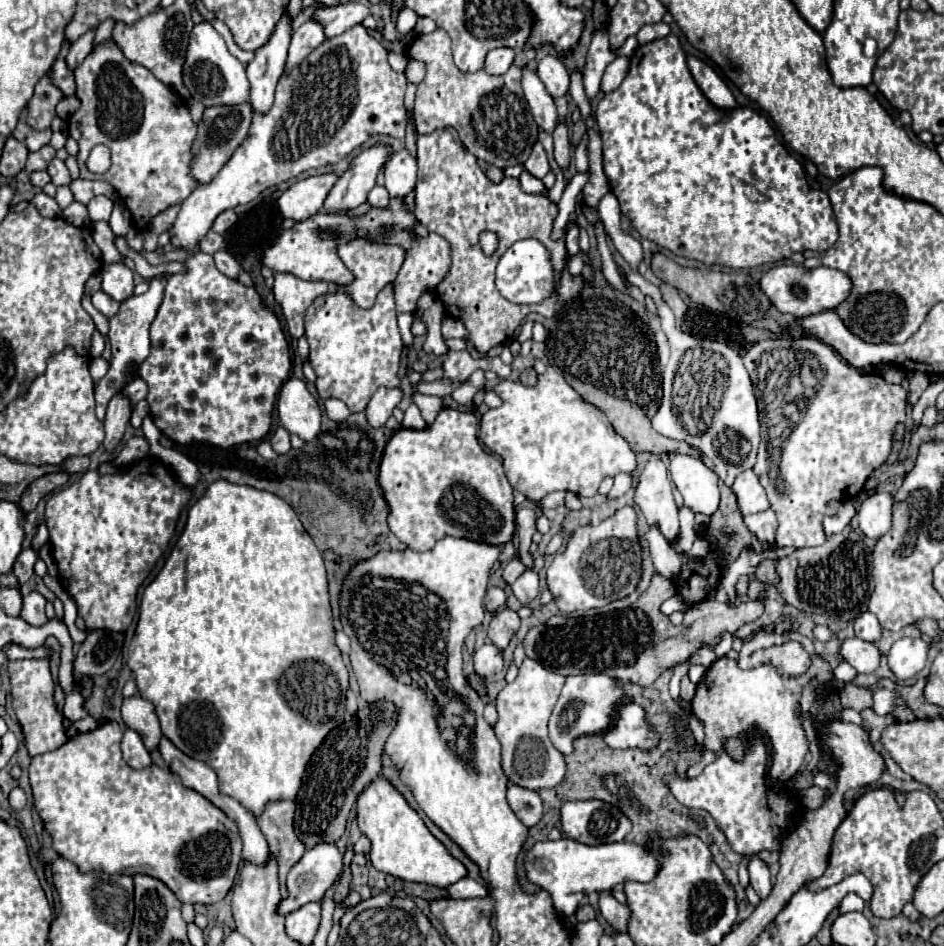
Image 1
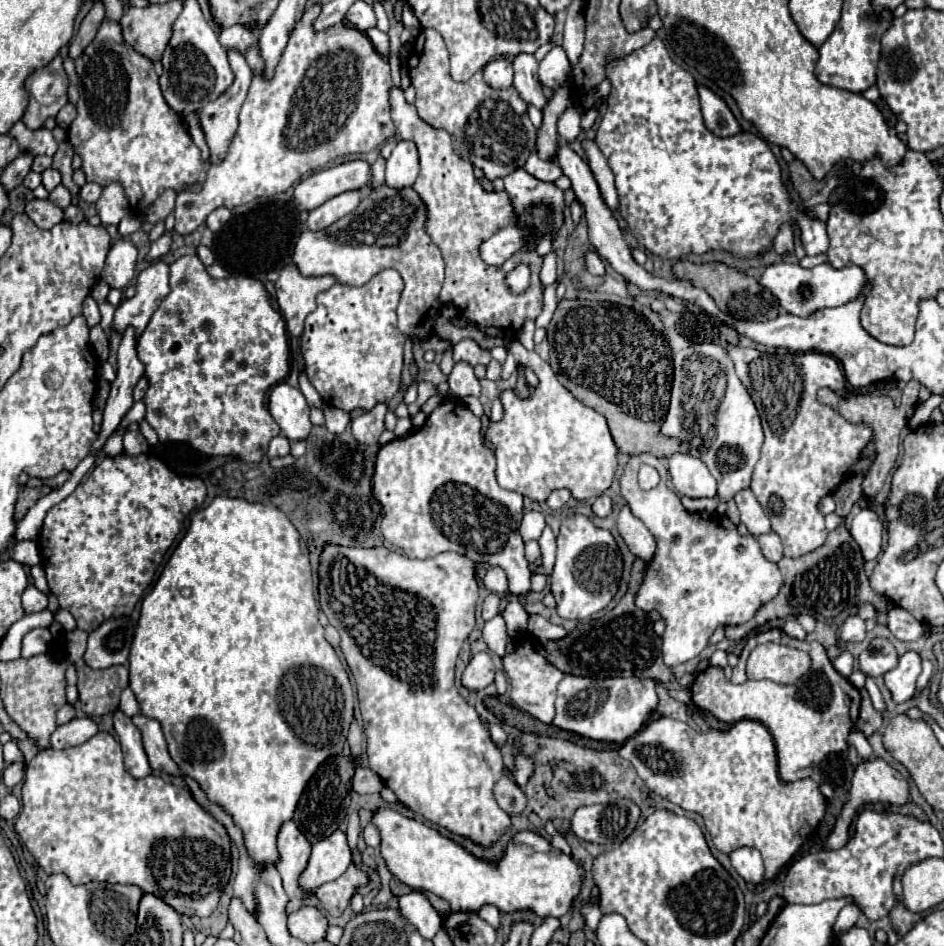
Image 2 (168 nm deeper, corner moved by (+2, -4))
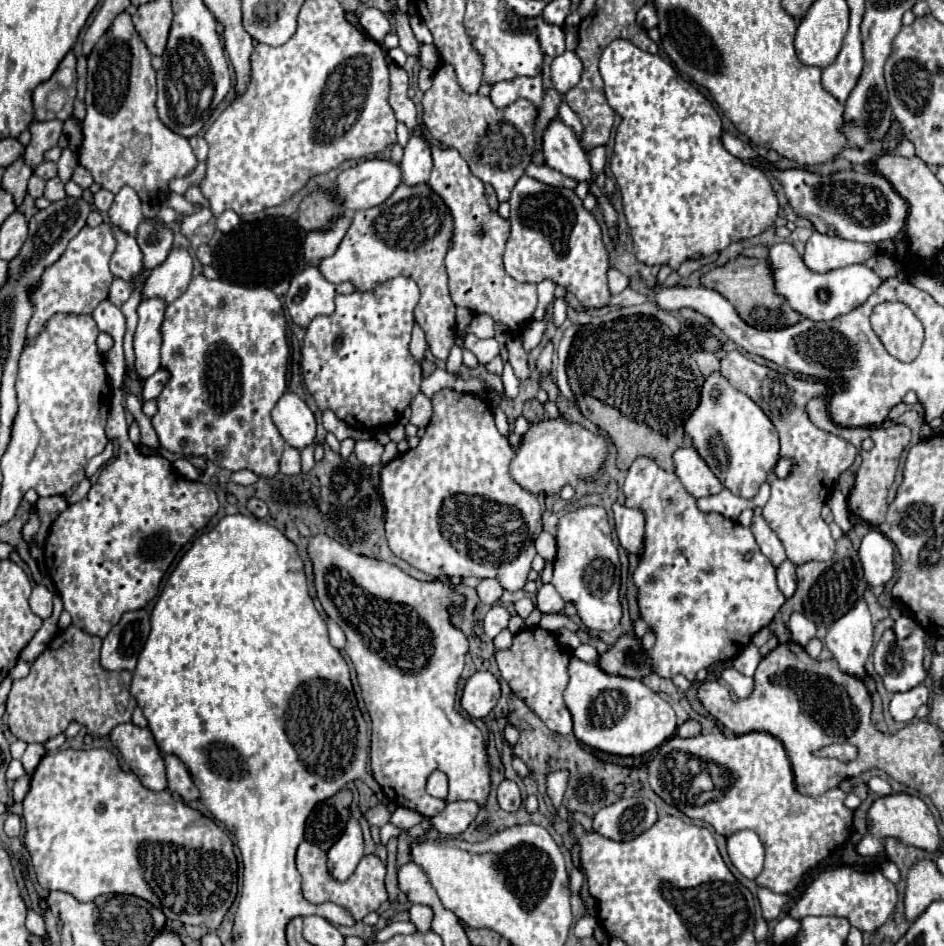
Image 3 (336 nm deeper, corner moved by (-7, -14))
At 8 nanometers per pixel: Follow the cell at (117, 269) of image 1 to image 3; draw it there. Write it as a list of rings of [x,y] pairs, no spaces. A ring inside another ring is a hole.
[[[112,224],[112,234],[116,238],[116,250],[112,254],[112,260],[110,260],[110,270],[114,276],[120,276],[122,280],[128,280],[140,272],[140,248],[134,240],[132,234],[126,234],[122,232],[120,228],[116,228]]]

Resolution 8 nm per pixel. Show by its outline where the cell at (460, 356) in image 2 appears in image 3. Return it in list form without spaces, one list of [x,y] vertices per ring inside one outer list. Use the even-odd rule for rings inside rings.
[[[466,334],[464,338],[464,348],[468,348],[470,352],[476,354],[480,364],[488,364],[492,358],[496,358],[500,354],[500,346],[494,338],[478,338],[474,334]]]

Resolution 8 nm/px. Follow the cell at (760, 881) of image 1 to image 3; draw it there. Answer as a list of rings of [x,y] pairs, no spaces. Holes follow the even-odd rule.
[[[738,830],[726,838],[726,844],[732,864],[740,870],[740,874],[754,880],[764,866],[764,846],[756,832]]]

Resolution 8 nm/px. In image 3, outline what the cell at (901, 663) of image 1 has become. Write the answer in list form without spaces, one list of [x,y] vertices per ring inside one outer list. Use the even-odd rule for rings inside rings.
[[[922,684],[920,688],[912,688],[912,692],[898,692],[892,696],[890,702],[890,714],[896,722],[912,722],[916,716],[916,710],[924,704],[928,704],[928,688]]]

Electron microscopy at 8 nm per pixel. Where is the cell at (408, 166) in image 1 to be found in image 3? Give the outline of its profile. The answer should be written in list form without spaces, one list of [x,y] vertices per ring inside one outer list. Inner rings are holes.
[[[412,134],[406,148],[404,158],[400,162],[402,168],[402,182],[408,186],[416,186],[422,182],[428,182],[428,176],[432,172],[432,152],[430,144],[422,138]]]

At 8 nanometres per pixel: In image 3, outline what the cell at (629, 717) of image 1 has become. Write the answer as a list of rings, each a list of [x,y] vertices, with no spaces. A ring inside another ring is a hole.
[[[748,732],[734,738],[726,738],[724,734],[700,734],[686,740],[674,736],[660,746],[658,754],[648,764],[648,778],[652,790],[666,804],[676,806],[692,820],[708,822],[722,836],[730,836],[738,830],[754,830],[766,852],[763,870],[754,882],[776,894],[796,890],[804,876],[850,836],[854,812],[844,806],[848,794],[842,788],[832,788],[818,798],[800,794],[794,786],[794,774],[782,742],[766,732]],[[690,756],[726,768],[734,782],[724,796],[704,806],[690,806],[690,772],[686,768]]]

